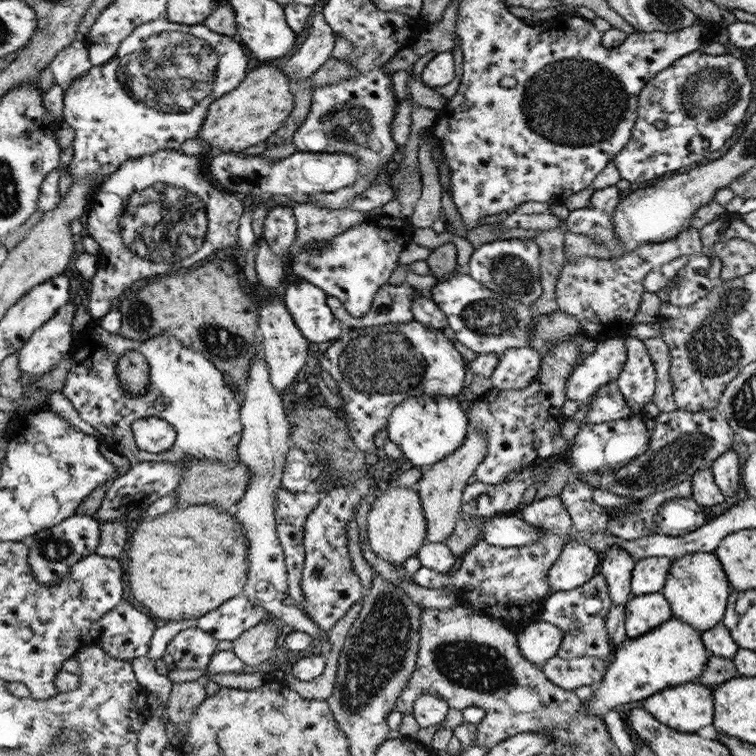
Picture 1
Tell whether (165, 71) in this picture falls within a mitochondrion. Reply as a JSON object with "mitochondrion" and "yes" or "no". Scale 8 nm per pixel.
{"mitochondrion":"yes"}

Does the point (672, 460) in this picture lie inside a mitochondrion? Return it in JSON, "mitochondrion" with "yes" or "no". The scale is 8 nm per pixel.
{"mitochondrion":"yes"}

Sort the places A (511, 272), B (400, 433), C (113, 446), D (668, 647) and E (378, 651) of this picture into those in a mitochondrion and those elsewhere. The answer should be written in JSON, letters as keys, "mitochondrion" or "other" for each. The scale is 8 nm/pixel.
{"A":"mitochondrion","B":"other","C":"other","D":"other","E":"mitochondrion"}

